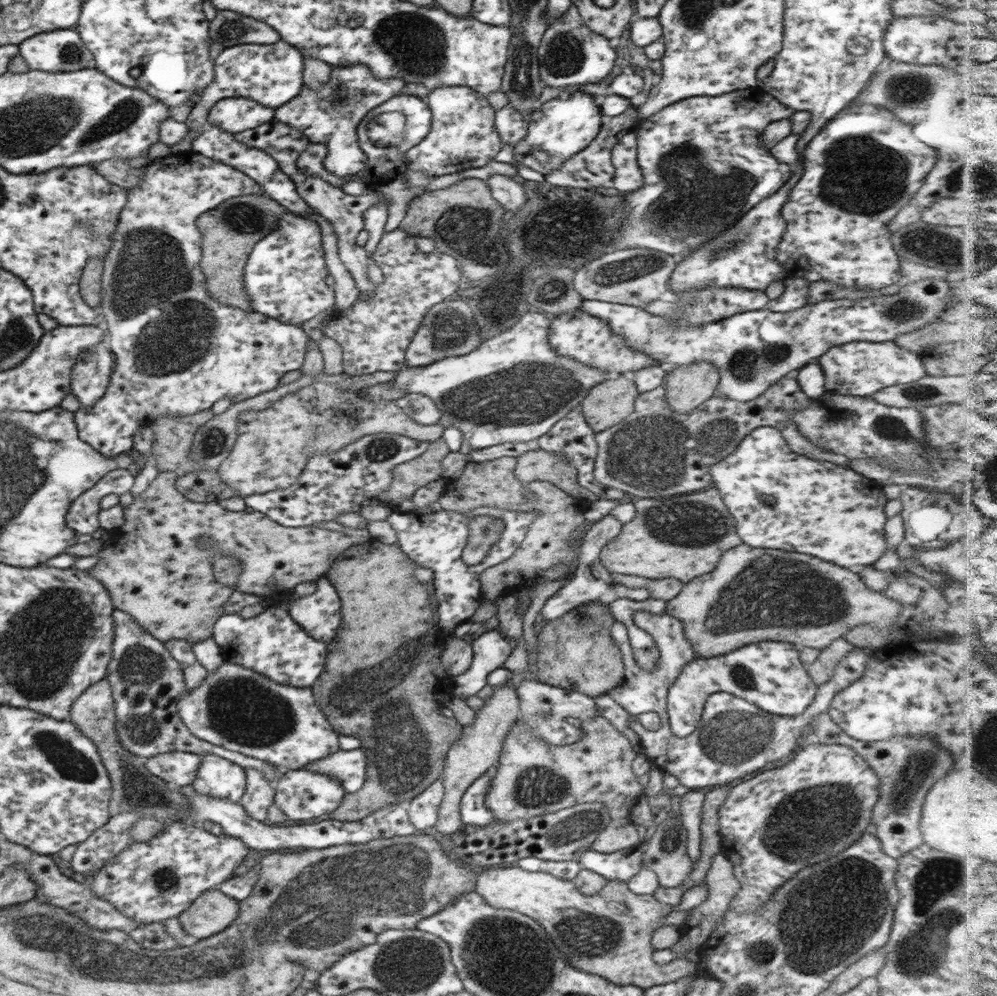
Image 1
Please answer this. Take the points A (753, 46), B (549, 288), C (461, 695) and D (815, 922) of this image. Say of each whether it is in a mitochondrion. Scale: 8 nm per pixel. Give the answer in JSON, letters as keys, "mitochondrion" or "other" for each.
{"A":"other","B":"mitochondrion","C":"other","D":"mitochondrion"}

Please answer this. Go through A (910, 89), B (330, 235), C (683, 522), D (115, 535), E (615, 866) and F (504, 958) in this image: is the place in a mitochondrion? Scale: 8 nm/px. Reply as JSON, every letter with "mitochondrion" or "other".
{"A":"mitochondrion","B":"other","C":"mitochondrion","D":"other","E":"other","F":"mitochondrion"}

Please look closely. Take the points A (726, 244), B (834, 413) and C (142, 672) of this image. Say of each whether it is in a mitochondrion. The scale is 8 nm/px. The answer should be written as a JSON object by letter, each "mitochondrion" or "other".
{"A":"mitochondrion","B":"other","C":"mitochondrion"}

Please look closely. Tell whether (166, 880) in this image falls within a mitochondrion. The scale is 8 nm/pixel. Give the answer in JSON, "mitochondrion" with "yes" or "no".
{"mitochondrion":"yes"}

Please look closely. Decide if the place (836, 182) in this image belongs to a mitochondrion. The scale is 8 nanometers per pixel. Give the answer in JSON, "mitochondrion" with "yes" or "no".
{"mitochondrion":"yes"}

